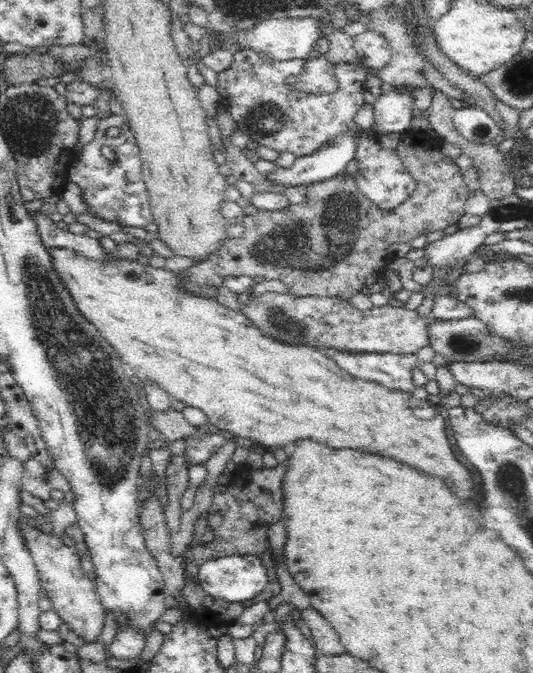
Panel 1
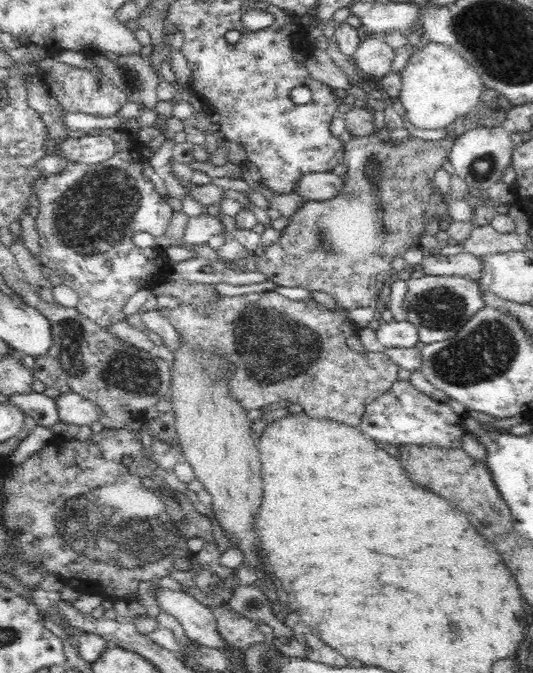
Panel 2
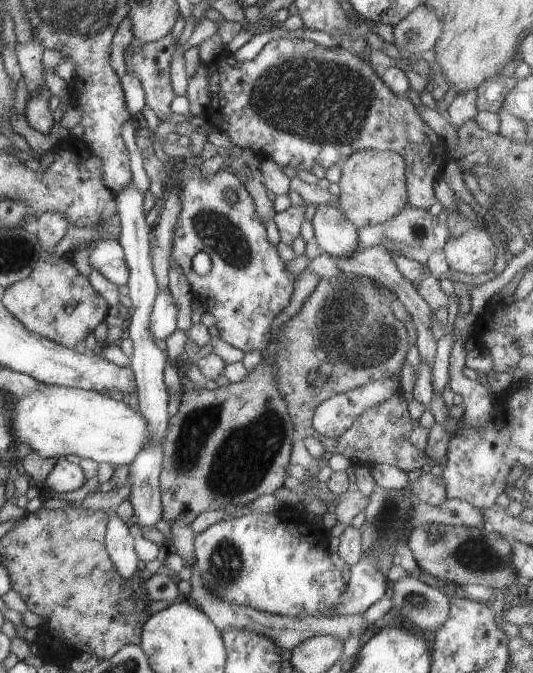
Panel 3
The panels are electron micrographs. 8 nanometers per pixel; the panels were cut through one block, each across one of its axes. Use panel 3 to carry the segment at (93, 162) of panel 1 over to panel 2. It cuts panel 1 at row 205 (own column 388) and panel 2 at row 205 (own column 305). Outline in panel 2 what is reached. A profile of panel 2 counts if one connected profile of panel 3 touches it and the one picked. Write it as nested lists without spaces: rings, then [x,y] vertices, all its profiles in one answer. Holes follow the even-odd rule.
[[[98,130],[93,133],[108,134],[118,146],[116,154],[113,158],[100,162],[96,165],[84,165],[83,163],[72,162],[69,160],[62,160],[66,163],[66,166],[62,168],[62,172],[58,174],[52,174],[46,178],[40,178],[38,182],[34,182],[34,197],[40,201],[40,214],[36,216],[36,226],[39,232],[39,244],[41,251],[39,252],[39,259],[42,260],[42,265],[48,267],[58,275],[60,275],[60,283],[69,286],[74,292],[78,293],[79,301],[75,306],[76,310],[79,310],[86,318],[93,320],[98,326],[107,327],[108,325],[114,324],[115,322],[125,321],[127,315],[122,313],[122,307],[128,302],[129,298],[132,298],[138,290],[142,288],[152,288],[154,282],[160,278],[166,278],[168,276],[169,262],[167,257],[164,256],[164,251],[160,248],[153,246],[148,248],[140,248],[134,245],[133,236],[136,233],[149,232],[152,236],[158,238],[166,232],[174,210],[167,204],[166,200],[163,200],[156,192],[153,183],[143,174],[142,163],[144,162],[143,157],[143,146],[137,138],[133,138],[133,135],[123,130]]]

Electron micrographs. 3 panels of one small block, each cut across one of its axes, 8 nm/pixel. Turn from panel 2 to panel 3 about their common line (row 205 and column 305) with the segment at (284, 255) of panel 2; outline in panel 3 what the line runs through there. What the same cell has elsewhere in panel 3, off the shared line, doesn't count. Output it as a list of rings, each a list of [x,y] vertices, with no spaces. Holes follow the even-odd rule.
[[[322,277],[318,287],[312,292],[300,312],[283,324],[278,332],[278,336],[282,338],[278,340],[279,352],[275,357],[277,360],[275,379],[278,391],[288,404],[289,418],[297,436],[303,440],[307,437],[318,439],[327,452],[332,455],[344,455],[358,464],[370,464],[370,466],[386,464],[409,473],[422,469],[427,457],[424,452],[409,442],[413,420],[409,412],[409,400],[406,400],[403,394],[389,399],[384,408],[366,410],[355,426],[350,427],[337,438],[321,436],[313,428],[314,412],[327,399],[388,375],[400,382],[400,371],[406,361],[409,340],[405,324],[394,316],[390,308],[390,300],[393,297],[395,295],[391,291],[368,278],[360,277],[358,280],[350,280],[344,277]]]

